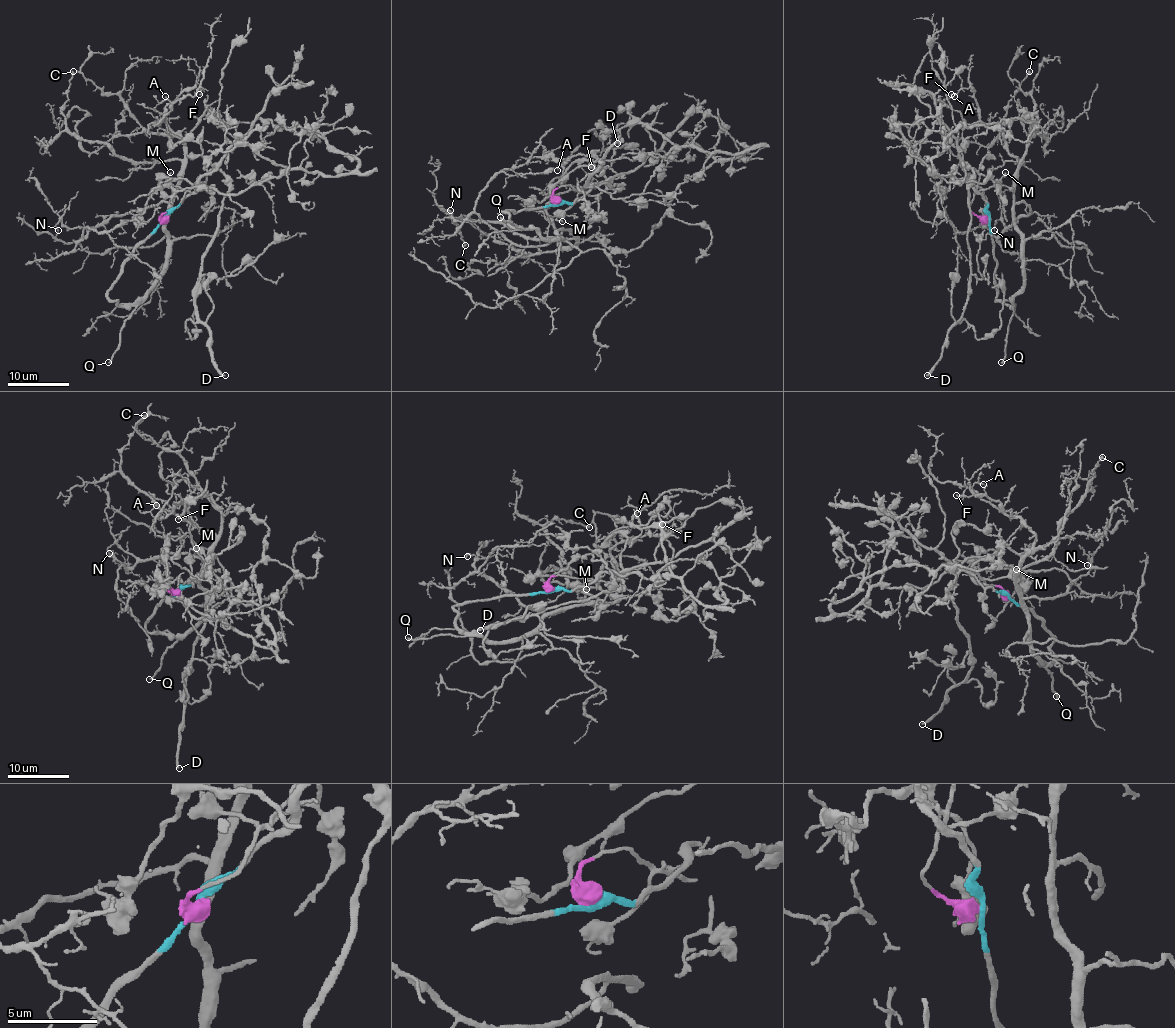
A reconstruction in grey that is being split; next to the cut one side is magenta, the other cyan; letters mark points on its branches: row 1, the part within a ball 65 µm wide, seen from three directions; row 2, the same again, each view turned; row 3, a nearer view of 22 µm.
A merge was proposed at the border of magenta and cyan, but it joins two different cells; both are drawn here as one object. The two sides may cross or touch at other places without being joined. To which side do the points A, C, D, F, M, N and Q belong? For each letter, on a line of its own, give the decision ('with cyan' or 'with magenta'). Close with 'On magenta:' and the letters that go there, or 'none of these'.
A: with cyan
C: with cyan
D: with magenta
F: with cyan
M: with magenta
N: with cyan
Q: with cyan
On magenta: D, M

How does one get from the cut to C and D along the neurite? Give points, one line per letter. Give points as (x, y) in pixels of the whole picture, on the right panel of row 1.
C: (988, 218), (996, 299), (1010, 306), (1022, 287), (1014, 222), (1022, 159), (1002, 130), (1030, 71)
D: (988, 218), (970, 210), (979, 176), (973, 168), (970, 293), (940, 360), (926, 375)

